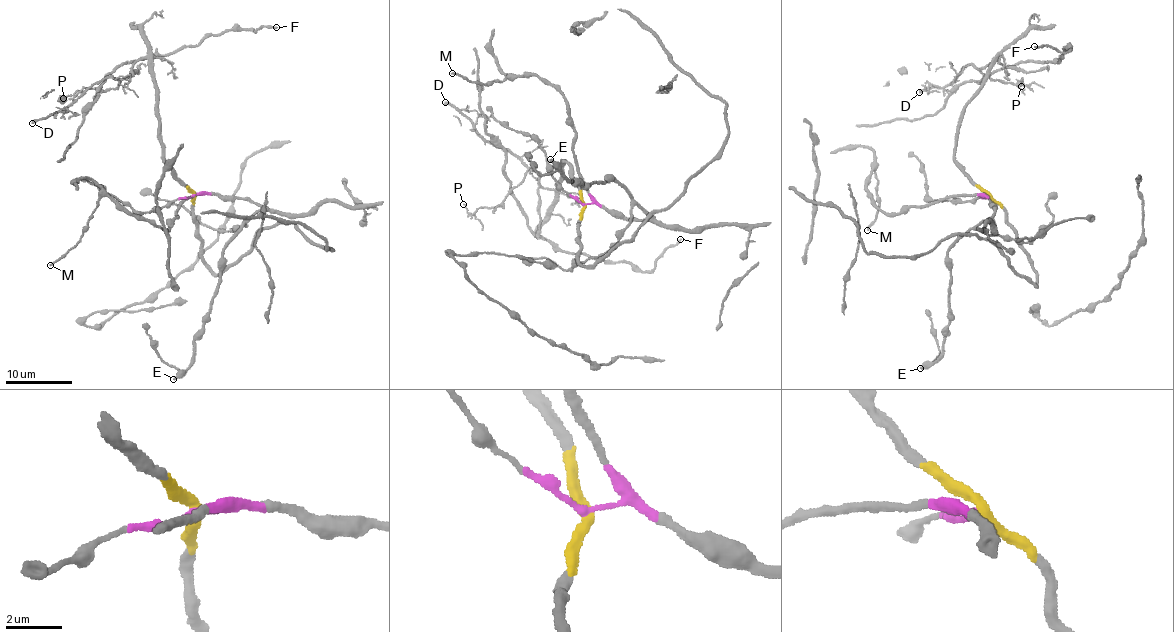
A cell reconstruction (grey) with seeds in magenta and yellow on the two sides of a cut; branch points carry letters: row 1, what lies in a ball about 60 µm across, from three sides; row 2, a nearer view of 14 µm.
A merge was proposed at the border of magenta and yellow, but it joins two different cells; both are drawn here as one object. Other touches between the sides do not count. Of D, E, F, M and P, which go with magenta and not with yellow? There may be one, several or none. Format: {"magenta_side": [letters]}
{"magenta_side": ["E", "M"]}

